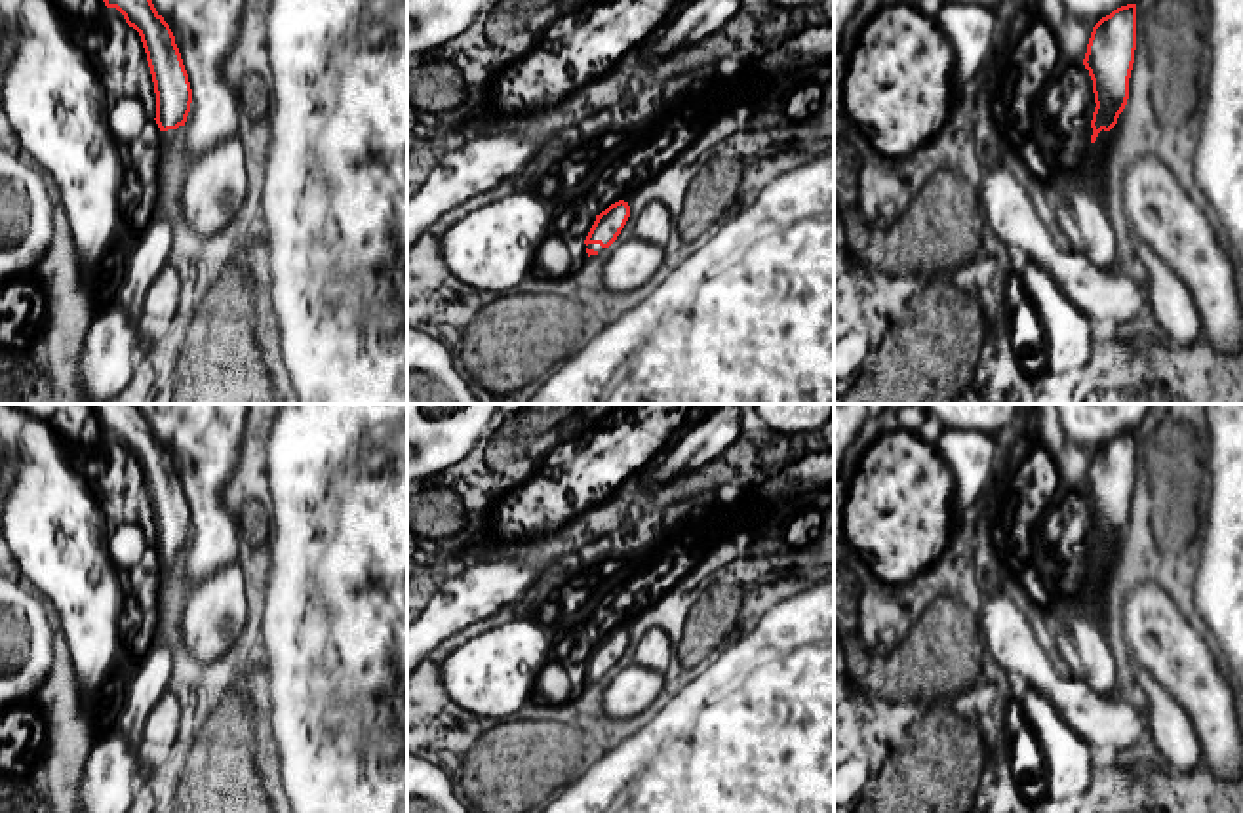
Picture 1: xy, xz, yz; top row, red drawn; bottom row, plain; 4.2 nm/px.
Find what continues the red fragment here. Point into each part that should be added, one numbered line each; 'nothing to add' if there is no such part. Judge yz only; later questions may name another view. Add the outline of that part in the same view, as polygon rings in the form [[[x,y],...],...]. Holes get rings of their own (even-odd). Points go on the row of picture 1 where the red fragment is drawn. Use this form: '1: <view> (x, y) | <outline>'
1: yz (1078, 204) | [[[1102,129],[1087,149],[1087,160],[1075,168],[1062,168],[1045,183],[1047,202],[1066,234],[1070,248],[1085,255],[1098,268],[1117,272],[1117,244],[1106,215],[1104,198],[1096,185],[1100,175],[1098,145]]]

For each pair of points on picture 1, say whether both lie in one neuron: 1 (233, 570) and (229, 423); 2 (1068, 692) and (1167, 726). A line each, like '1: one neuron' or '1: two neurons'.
1: two neurons
2: two neurons

